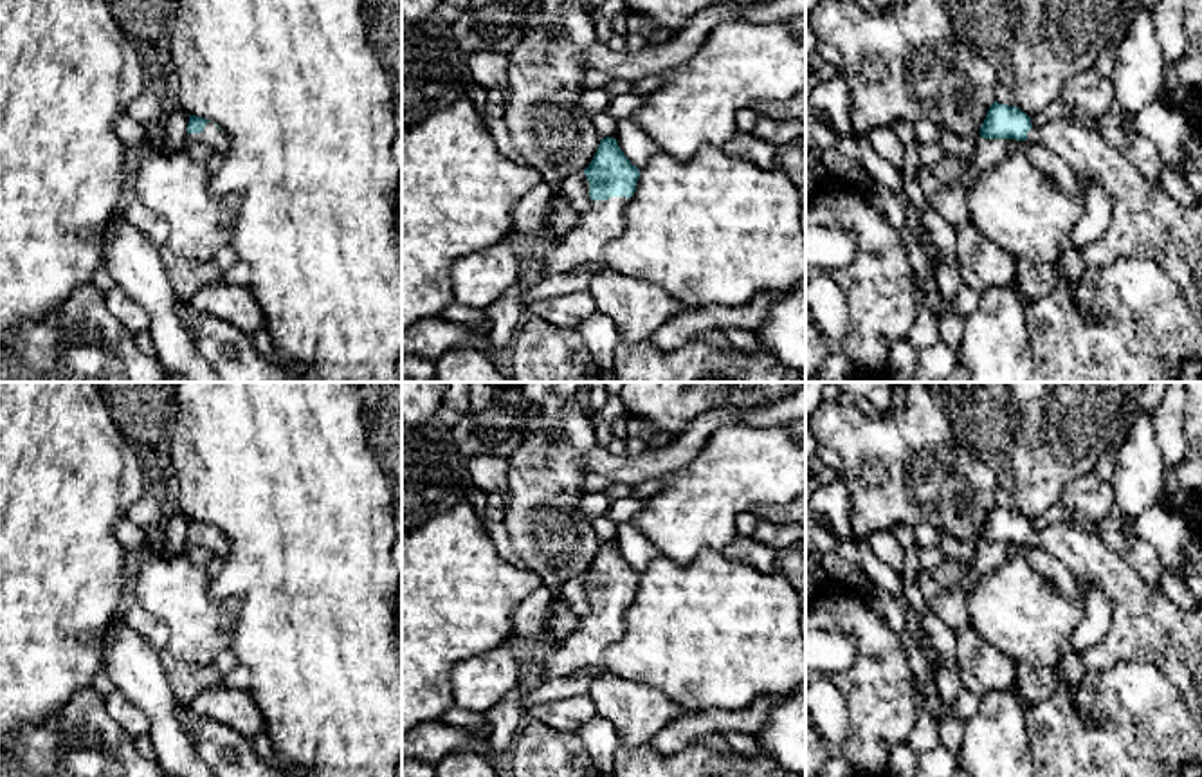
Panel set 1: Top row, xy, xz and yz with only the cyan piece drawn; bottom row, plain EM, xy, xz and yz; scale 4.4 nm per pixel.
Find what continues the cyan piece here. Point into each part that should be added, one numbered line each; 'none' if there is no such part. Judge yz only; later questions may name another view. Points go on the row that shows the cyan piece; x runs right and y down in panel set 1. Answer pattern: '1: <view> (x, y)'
1: yz (1147, 222)

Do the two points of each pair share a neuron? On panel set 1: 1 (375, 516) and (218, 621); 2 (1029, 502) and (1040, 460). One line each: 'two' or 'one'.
1: two
2: one

